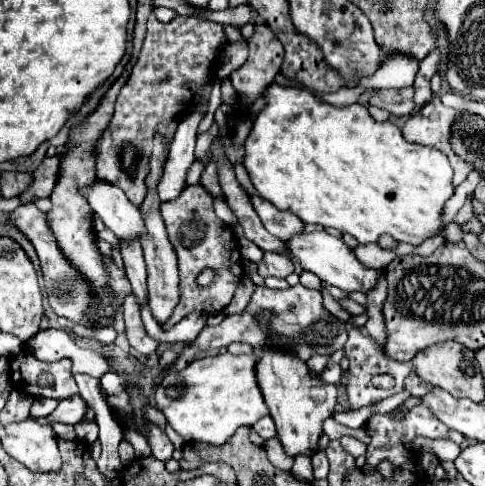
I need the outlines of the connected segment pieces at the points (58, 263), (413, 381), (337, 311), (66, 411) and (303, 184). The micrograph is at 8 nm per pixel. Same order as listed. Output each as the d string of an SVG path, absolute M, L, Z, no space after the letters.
M24 203L18 209L14 209L10 213L10 223L14 223L36 247L36 253L40 257L40 265L42 265L42 275L44 275L44 285L46 285L46 293L48 293L48 301L50 307L54 309L56 315L78 321L86 327L92 327L92 323L88 323L88 319L84 319L84 315L88 315L88 307L94 303L92 295L88 293L88 285L80 279L80 275L76 273L76 269L72 269L68 265L68 261L64 259L64 255L60 255L60 249L56 247L56 239L46 223L46 215L34 205L34 203Z
M412 371L412 373L406 377L406 381L404 381L404 389L408 389L414 397L420 397L420 395L426 395L432 387L430 387L428 383L420 381L420 379L418 379L418 375Z
M322 289L322 295L324 295L324 307L326 307L326 311L328 313L332 313L336 319L340 319L340 321L348 321L350 319L350 315L338 305L338 301L326 291L326 289Z
M72 395L68 399L62 399L58 403L58 407L48 415L48 419L38 419L40 423L48 423L48 421L60 421L60 423L68 423L68 425L74 425L78 421L84 419L86 415L86 403L80 395Z
M278 83L268 85L262 99L266 105L254 117L244 143L244 167L262 199L268 199L278 209L296 213L304 223L318 223L350 233L360 243L376 243L380 235L388 233L396 241L420 245L442 227L440 213L444 201L454 193L454 187L452 167L440 151L408 143L396 125L390 121L374 121L360 103L334 107L310 89L284 87Z

